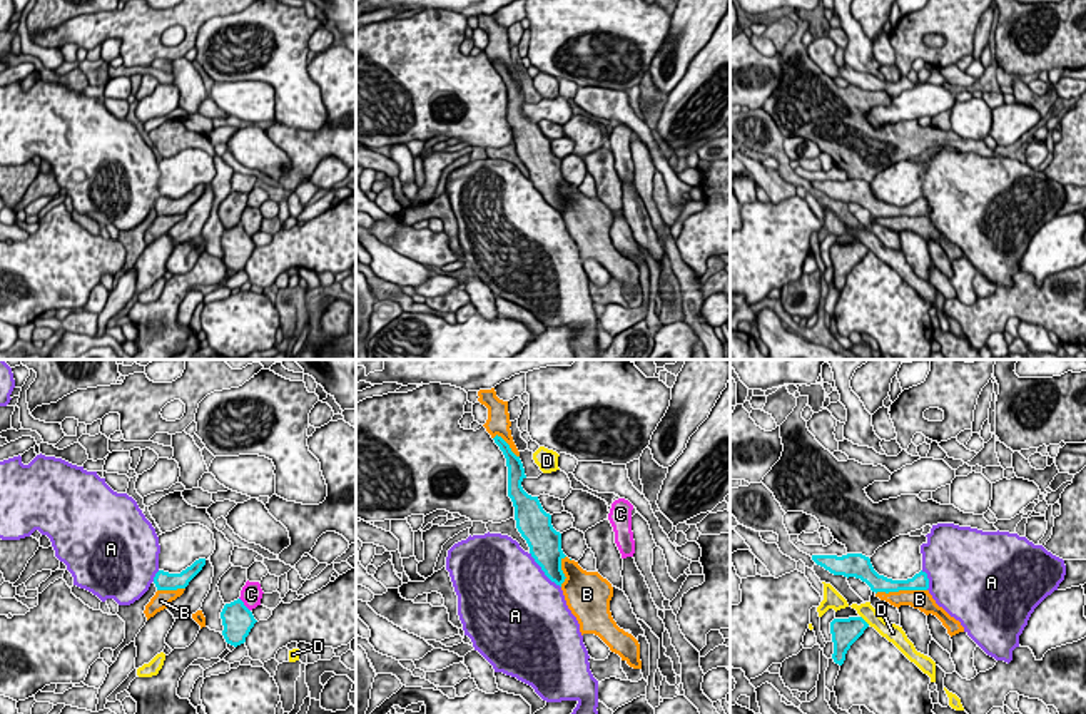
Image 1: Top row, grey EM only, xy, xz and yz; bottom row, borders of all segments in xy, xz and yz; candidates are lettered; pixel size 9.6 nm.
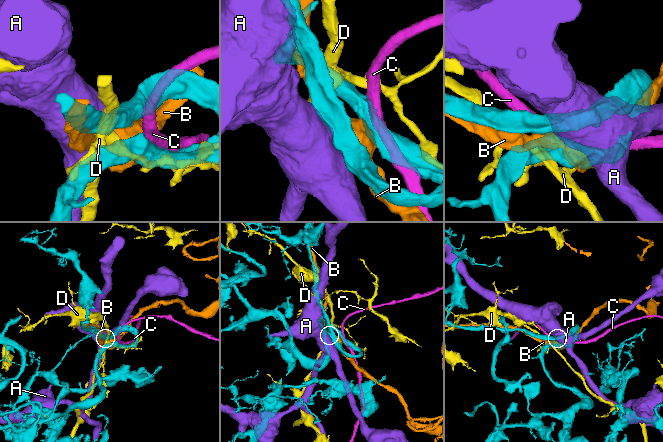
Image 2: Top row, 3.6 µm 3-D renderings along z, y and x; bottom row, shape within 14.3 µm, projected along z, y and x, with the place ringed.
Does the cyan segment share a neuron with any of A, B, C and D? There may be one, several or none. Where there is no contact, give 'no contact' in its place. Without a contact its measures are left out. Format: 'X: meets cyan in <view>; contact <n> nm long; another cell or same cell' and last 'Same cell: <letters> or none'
A: meets cyan in xz; contact 460 nm long; another cell
B: meets cyan in yz; contact 500 nm long; same cell
C: meets cyan in xy; contact 180 nm long; another cell
D: meets cyan in yz; contact 130 nm long; another cell
Same cell: B

